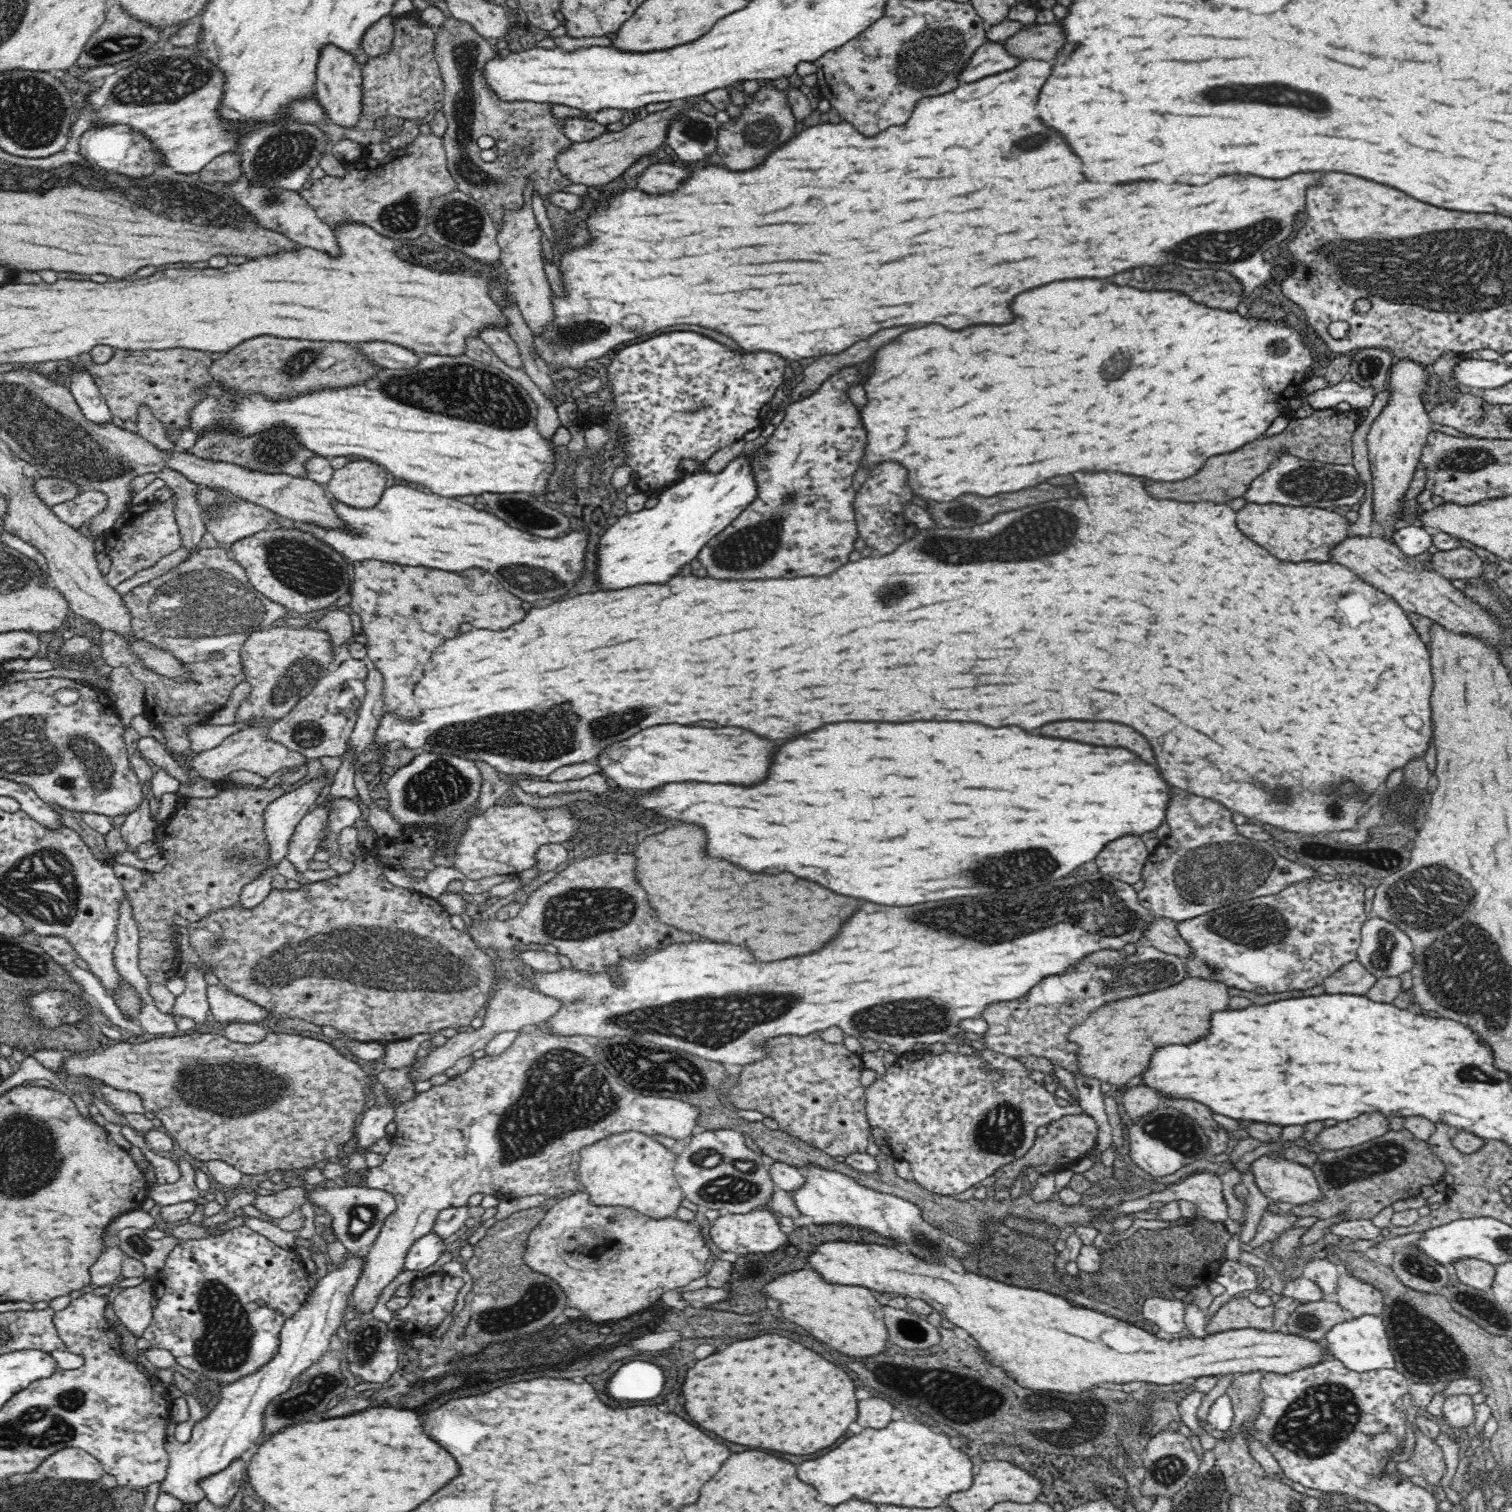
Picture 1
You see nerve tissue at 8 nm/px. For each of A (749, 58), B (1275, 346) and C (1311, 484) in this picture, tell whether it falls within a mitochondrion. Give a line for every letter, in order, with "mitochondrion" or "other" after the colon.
A: other
B: other
C: mitochondrion

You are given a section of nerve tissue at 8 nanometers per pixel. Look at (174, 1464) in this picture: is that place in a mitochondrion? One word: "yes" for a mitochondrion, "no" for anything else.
no

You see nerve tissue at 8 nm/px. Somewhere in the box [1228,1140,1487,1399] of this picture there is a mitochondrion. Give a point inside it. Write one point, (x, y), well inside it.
(1427, 1350)

